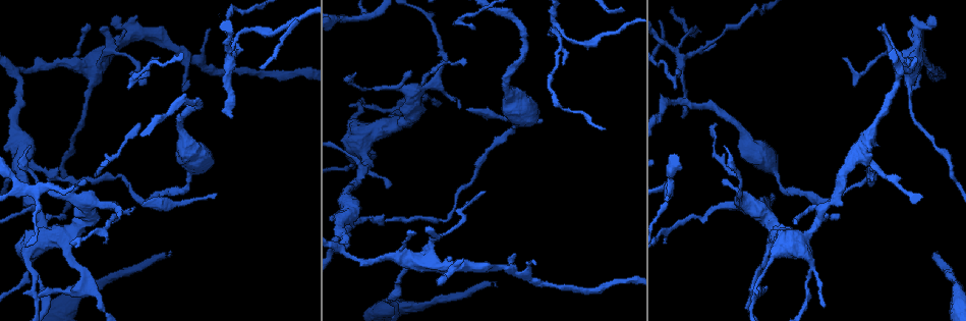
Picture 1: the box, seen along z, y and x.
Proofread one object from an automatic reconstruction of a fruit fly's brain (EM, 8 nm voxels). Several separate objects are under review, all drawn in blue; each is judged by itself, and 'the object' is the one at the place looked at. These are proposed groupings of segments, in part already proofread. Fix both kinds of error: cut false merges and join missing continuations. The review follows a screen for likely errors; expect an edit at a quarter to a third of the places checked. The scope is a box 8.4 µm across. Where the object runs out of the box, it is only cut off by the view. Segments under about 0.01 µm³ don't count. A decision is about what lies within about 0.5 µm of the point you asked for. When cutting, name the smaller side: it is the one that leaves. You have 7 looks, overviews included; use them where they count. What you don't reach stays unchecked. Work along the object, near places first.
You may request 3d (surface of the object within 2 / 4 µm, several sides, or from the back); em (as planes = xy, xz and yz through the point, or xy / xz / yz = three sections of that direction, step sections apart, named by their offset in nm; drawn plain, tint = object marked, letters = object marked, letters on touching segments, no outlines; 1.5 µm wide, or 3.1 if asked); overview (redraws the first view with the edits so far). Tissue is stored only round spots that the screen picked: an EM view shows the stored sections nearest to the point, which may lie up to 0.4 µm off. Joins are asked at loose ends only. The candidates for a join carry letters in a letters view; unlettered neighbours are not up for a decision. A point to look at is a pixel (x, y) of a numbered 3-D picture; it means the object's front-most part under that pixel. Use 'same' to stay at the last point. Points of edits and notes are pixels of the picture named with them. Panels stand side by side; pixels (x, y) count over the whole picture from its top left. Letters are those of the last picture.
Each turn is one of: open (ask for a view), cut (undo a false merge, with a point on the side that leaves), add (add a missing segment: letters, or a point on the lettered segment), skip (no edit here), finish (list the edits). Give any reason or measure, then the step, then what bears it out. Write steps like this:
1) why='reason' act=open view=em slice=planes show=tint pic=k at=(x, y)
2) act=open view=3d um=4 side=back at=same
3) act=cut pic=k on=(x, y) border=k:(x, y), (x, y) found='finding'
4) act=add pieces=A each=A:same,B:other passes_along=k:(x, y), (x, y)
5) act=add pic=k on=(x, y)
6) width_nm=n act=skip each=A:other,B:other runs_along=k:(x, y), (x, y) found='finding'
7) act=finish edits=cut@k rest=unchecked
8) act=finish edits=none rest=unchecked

why='branch stops here' act=open view=3d um=2 side=back pic=1 at=(936, 252)

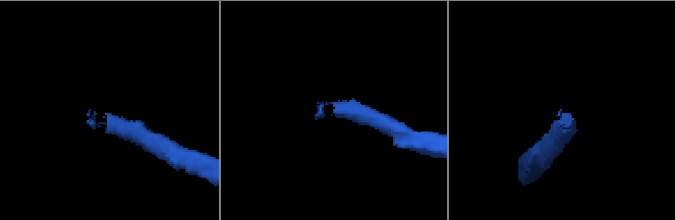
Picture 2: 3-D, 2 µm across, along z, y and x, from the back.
why='now the EM' act=open view=em slice=xz step=4 show=tint pic=2 at=(88, 115)

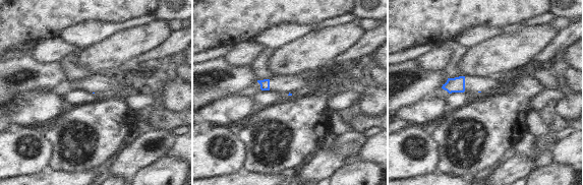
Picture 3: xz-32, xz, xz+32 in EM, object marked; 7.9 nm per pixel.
act=open view=em slice=planes show=letters at=same

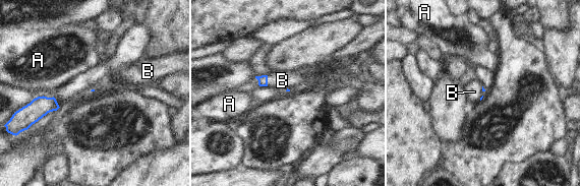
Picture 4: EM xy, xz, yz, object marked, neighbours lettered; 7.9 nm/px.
act=add pieces=B each=A:other,B:same passes_along=4:(263, 80), (267, 80), (282, 80) found='it goes on there'

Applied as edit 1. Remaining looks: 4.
why='thick turns thin' act=open view=em slice=planes show=letters pic=1 at=(438, 237)

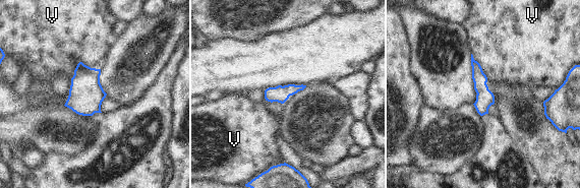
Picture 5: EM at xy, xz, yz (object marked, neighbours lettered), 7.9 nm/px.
act=skip each=V:other border=5:(100, 69), (79, 62), (70, 79) found='all the same neuron'

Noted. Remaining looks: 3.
why='end of a long branch' act=open view=3d um=4 pic=1 at=(543, 120)

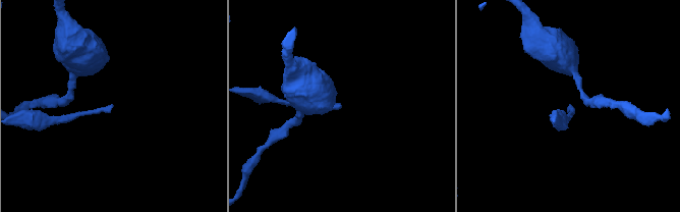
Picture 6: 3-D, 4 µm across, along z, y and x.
act=open view=em slice=xz step=4 show=letters pic=6 at=(569, 108)

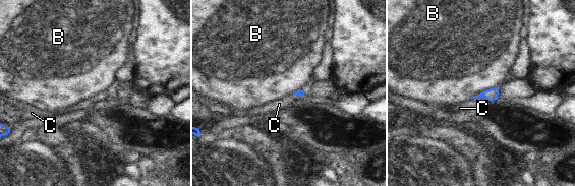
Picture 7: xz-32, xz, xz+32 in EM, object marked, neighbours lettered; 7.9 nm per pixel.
act=open view=em slice=planes show=letters at=same

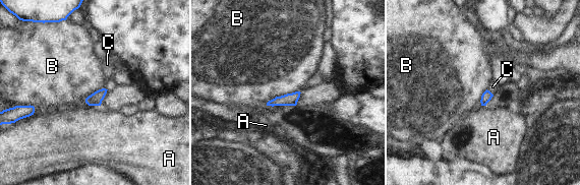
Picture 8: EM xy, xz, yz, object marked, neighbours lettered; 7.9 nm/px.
longest_contact=B:300nm act=skip each=A:other,B:other,C:other border=8:(299, 90), (276, 96), (266, 105) found='no lettered segment goes on from it'

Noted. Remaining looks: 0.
act=finish edits=add@4 rest=unchecked

